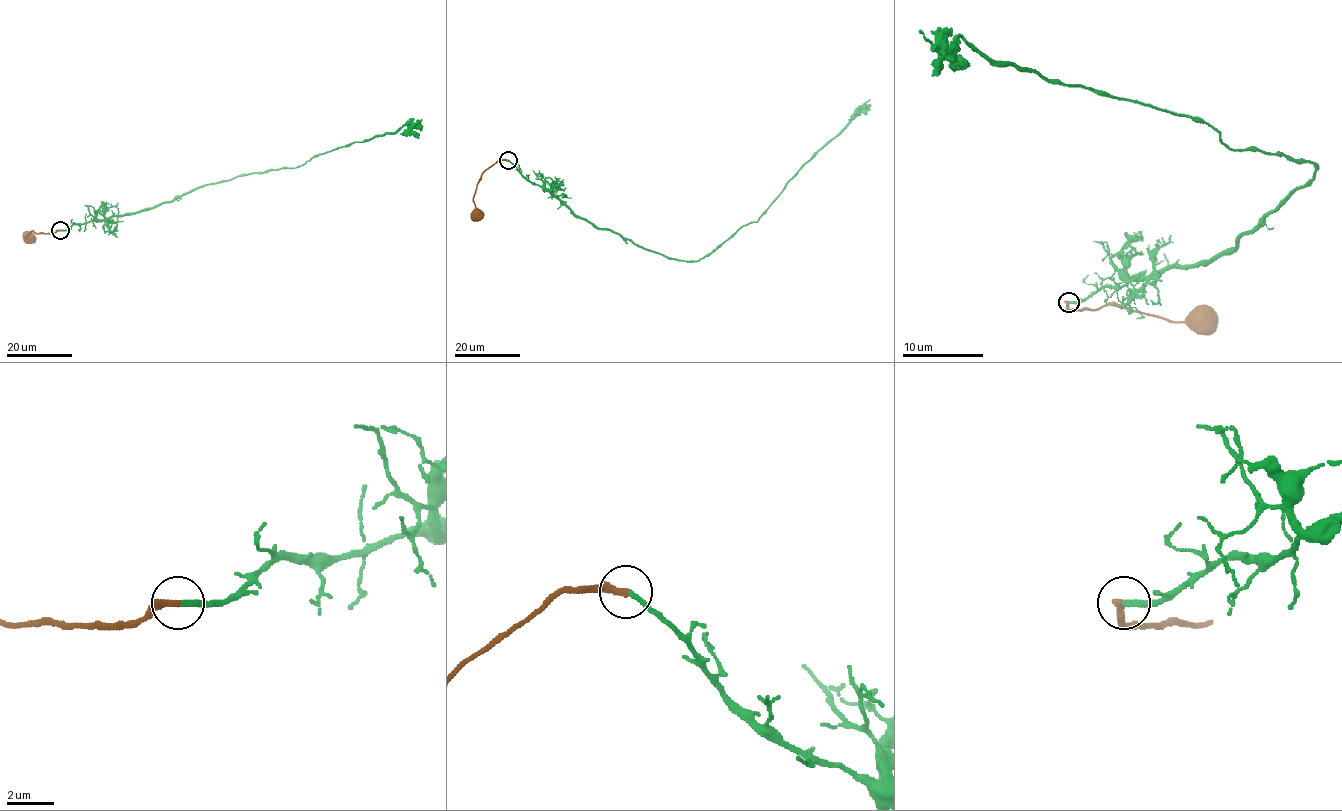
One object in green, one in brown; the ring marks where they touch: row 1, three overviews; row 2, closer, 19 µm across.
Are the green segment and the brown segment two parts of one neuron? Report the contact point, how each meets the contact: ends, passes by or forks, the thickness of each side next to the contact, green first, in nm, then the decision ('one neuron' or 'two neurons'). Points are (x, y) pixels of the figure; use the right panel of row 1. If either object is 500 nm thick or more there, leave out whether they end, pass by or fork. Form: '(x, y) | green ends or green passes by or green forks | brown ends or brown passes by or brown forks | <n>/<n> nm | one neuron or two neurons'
(1068, 302) | green ends | brown ends | 200/320 nm | one neuron

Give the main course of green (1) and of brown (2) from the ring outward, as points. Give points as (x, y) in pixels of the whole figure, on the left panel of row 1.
1: (60, 230), (137, 213), (236, 177), (293, 168), (317, 154), (422, 120)
2: (60, 230), (32, 231), (27, 238), (26, 236)

